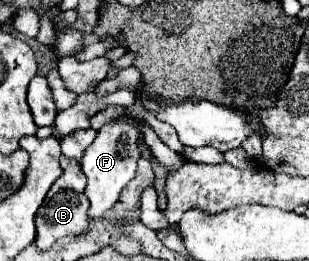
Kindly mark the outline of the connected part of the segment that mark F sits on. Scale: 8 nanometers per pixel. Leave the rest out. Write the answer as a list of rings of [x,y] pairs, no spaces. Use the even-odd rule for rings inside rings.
[[[119,118],[119,120],[111,120],[109,124],[105,124],[99,132],[95,142],[85,150],[83,154],[83,172],[87,176],[87,188],[85,194],[91,202],[89,206],[89,214],[91,216],[101,216],[103,212],[107,212],[109,208],[115,206],[121,188],[135,178],[135,170],[137,170],[137,160],[141,158],[139,152],[139,130],[135,126],[133,120],[127,118]]]

